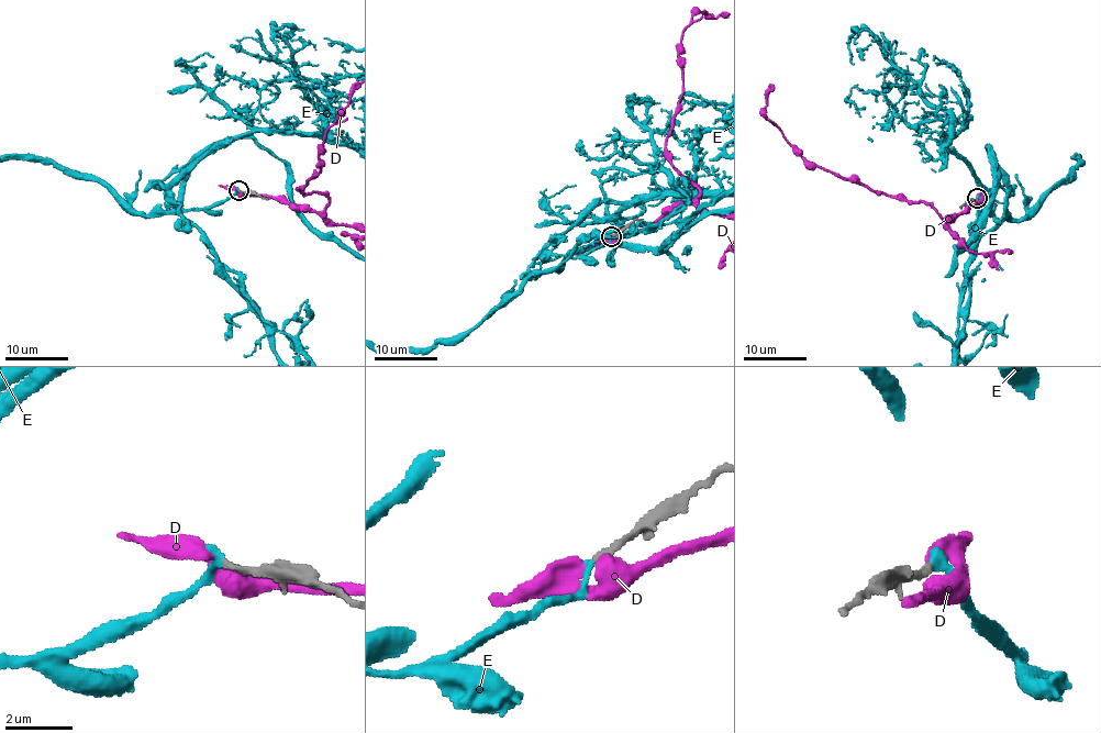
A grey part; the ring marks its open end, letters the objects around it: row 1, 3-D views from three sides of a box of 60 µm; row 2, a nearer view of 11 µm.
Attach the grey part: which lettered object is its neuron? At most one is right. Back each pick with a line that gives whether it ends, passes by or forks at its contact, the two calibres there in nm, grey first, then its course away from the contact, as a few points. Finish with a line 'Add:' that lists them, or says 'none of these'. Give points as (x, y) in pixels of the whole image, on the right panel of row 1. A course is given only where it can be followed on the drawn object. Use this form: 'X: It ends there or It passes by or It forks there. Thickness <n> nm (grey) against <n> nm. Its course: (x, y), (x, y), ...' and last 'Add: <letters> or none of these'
E: It ends there. Thickness 200 nm (grey) against 260 nm
Add: E

